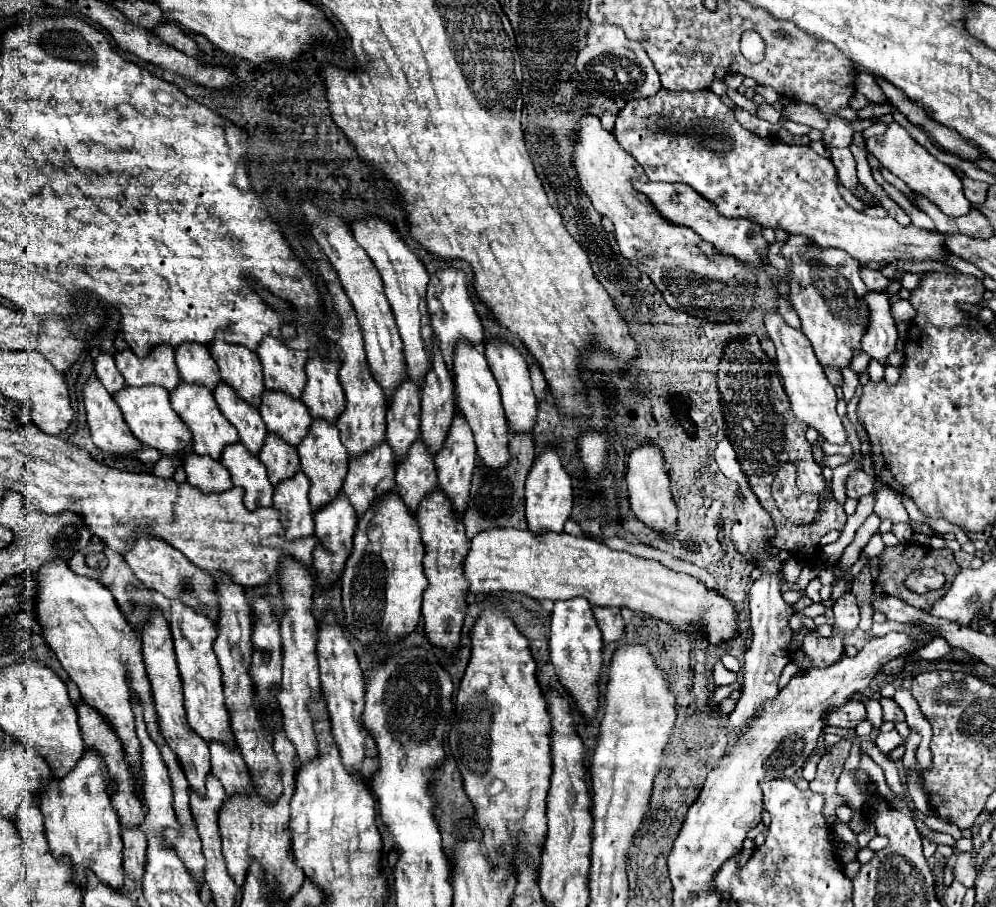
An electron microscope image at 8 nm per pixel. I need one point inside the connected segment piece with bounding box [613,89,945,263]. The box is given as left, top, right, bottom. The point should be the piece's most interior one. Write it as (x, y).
(694, 138)

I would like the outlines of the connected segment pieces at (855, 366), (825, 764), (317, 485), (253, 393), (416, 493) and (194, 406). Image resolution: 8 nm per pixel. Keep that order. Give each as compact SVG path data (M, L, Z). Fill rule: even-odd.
M858 349L853 355L850 366L856 374L860 375L867 370L869 362L870 357L861 349Z
M841 739L837 745L833 745L829 749L829 753L819 759L817 763L817 777L809 783L811 791L817 791L825 797L825 819L829 825L835 823L835 809L839 805L843 805L843 797L837 793L837 779L841 775L843 763L849 757L849 749L851 749L851 741L849 739Z
M313 419L309 433L305 435L305 439L299 443L297 447L299 451L299 459L301 459L301 471L305 471L309 475L311 481L311 489L309 489L309 501L313 505L313 511L321 509L323 505L327 505L333 497L337 497L337 493L343 487L343 479L347 475L347 449L339 439L339 429L325 421L325 419Z
M221 331L209 343L209 351L219 365L221 379L229 383L239 393L239 397L257 407L261 403L261 393L265 389L263 369L257 353L241 345L225 343Z
M423 439L413 441L413 445L407 449L407 455L397 463L395 481L395 491L411 507L411 511L417 509L421 497L425 497L437 487L437 469L433 465L433 453L423 443Z
M181 381L181 385L177 385L177 389L171 393L171 405L177 411L177 415L191 429L193 443L195 443L193 451L197 455L209 455L213 459L219 459L223 447L231 445L233 441L239 441L237 429L233 429L233 425L229 425L229 421L225 421L223 413L217 409L217 403L215 403L213 393L209 389L205 389L203 385Z

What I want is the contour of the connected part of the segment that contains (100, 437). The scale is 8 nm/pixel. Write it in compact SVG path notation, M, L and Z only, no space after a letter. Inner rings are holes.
M91 375L83 385L83 403L87 411L91 439L101 451L115 457L127 457L143 447L133 437L133 433L129 433L119 405L113 401L111 393L101 385L95 375Z

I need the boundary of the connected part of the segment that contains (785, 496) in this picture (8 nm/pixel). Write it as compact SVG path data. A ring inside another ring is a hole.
M785 463L773 481L773 499L781 513L797 525L813 521L819 497L815 493L801 493L796 483L797 471L793 463Z

